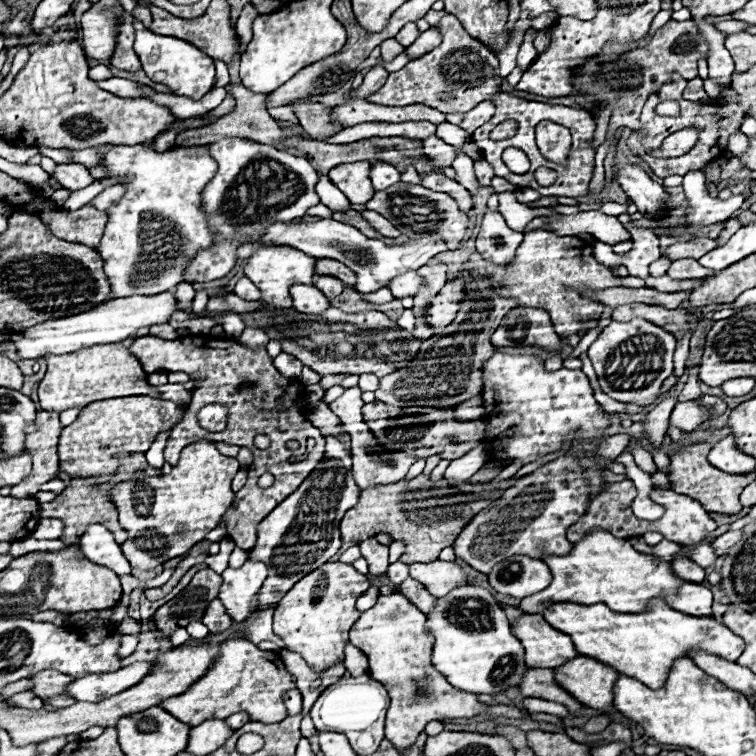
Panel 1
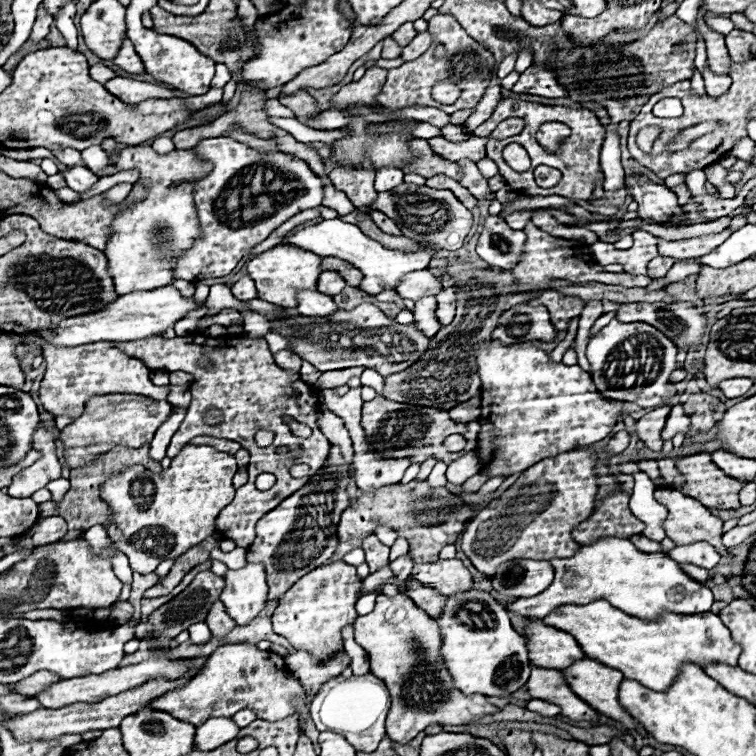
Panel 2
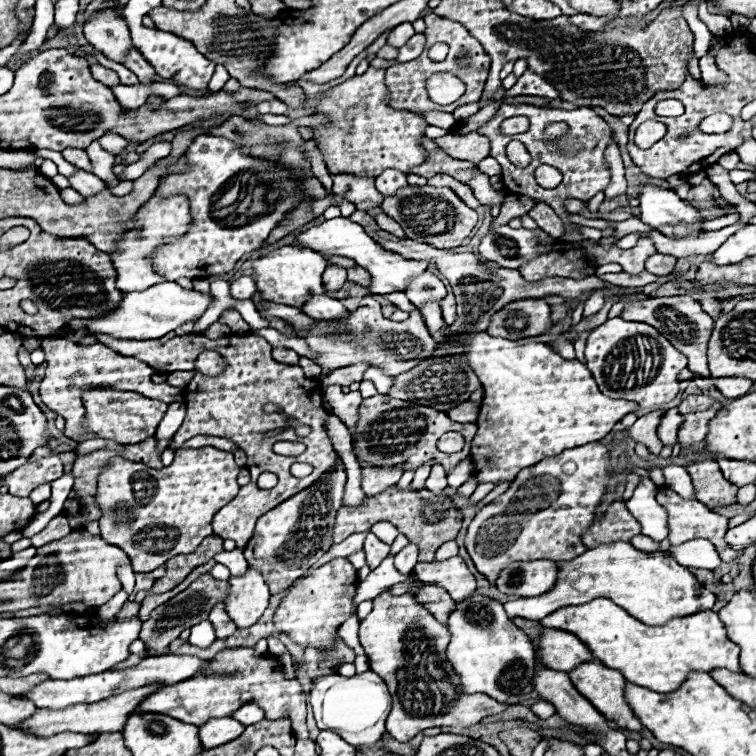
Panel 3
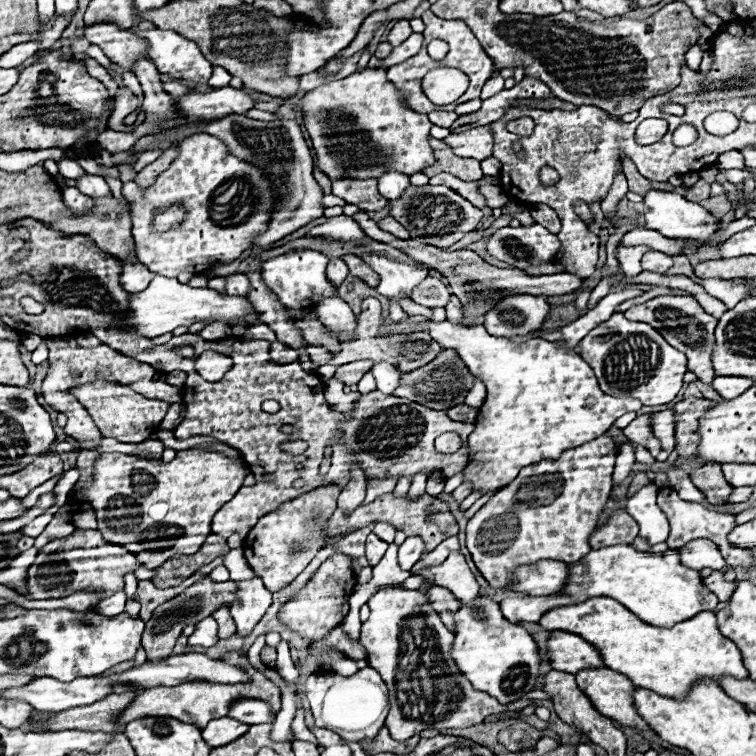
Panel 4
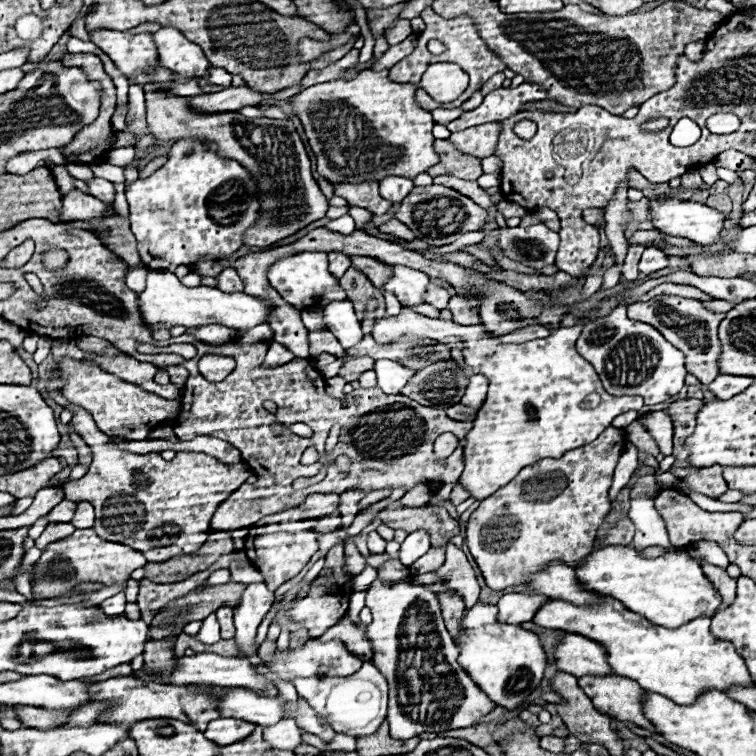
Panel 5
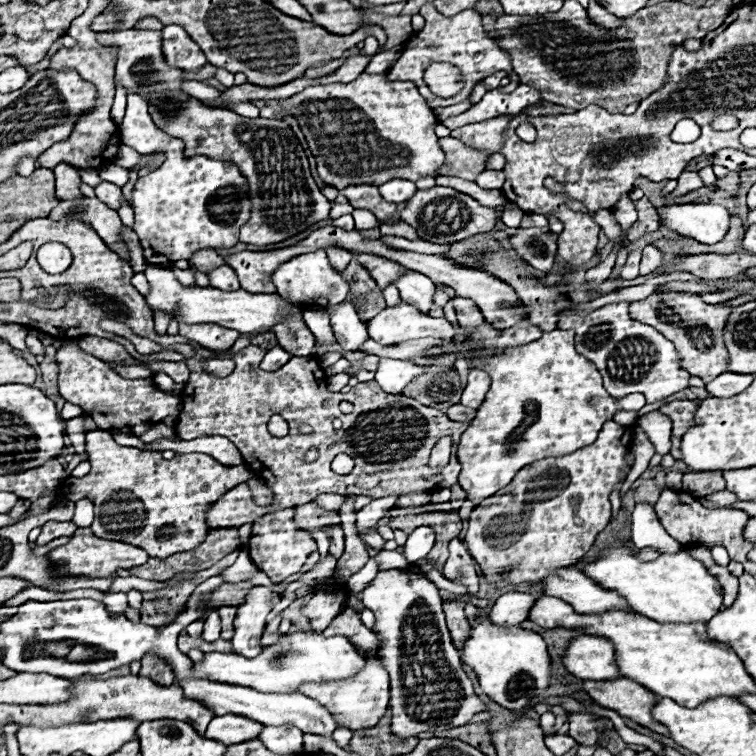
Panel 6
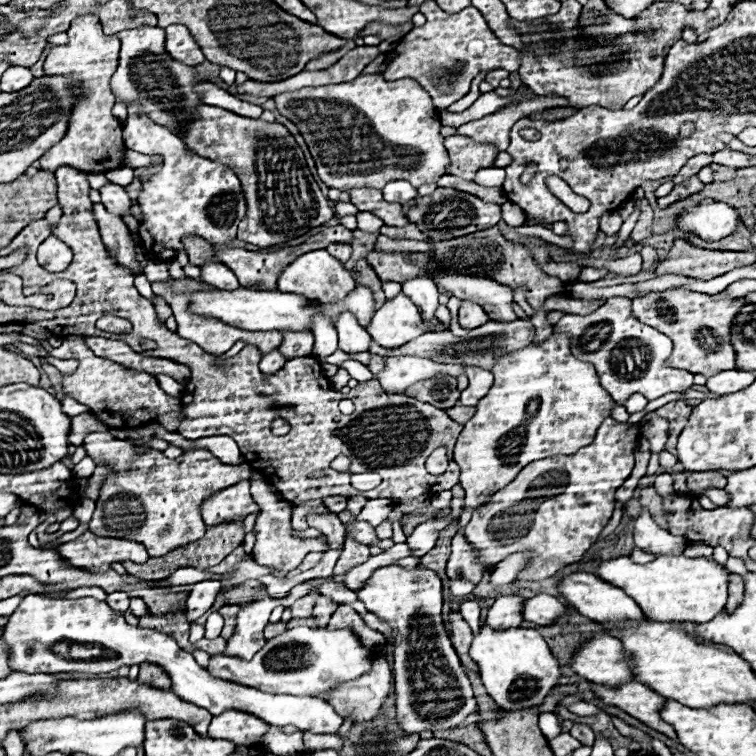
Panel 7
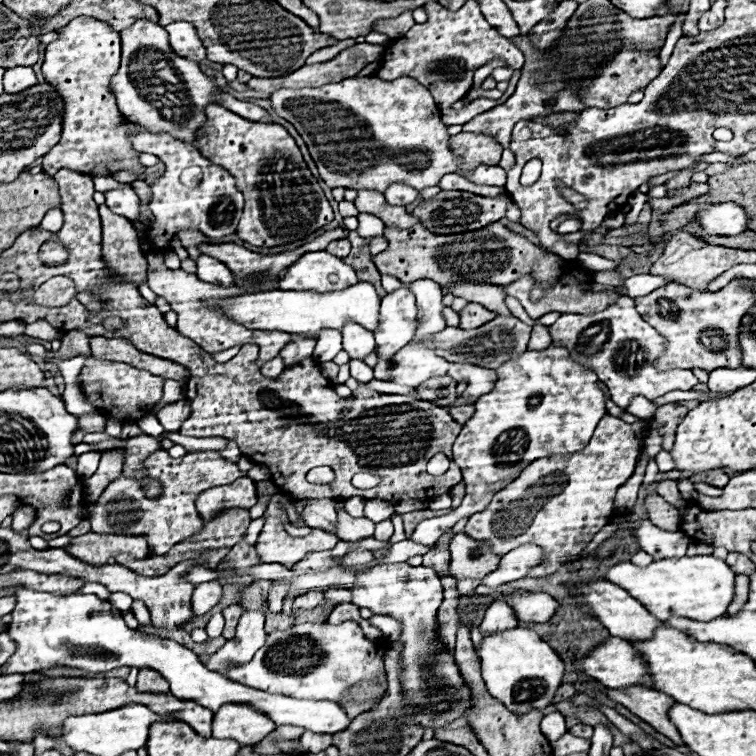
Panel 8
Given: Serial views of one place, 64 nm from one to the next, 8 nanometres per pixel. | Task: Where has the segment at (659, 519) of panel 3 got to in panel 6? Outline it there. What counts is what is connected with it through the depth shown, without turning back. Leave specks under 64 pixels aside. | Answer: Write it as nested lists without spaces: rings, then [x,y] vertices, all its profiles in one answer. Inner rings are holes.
[[[636,502],[632,512],[632,542],[636,550],[642,548],[656,548],[664,554],[674,554],[676,550],[682,550],[678,542],[674,542],[672,536],[666,534],[664,526],[656,518],[656,512],[646,502]]]

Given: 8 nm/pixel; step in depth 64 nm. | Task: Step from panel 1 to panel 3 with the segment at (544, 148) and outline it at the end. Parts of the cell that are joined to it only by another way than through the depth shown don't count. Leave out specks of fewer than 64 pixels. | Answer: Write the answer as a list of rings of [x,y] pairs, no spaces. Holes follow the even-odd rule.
[[[554,123],[550,124],[550,126],[546,126],[546,130],[544,130],[544,140],[546,142],[552,142],[554,138],[566,133],[568,127],[565,123]]]

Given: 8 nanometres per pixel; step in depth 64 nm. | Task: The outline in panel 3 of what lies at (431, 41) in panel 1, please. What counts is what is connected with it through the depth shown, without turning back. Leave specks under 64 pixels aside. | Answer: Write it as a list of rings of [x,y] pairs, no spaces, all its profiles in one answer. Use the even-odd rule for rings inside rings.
[[[414,34],[398,52],[398,62],[408,62],[412,58],[418,58],[422,54],[422,50],[426,48],[426,36],[424,34]]]

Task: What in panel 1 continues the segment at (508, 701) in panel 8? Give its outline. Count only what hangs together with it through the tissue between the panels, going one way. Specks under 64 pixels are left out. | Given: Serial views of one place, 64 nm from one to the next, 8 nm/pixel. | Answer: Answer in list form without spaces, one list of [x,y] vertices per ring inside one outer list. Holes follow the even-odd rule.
[[[472,584],[458,586],[442,596],[426,616],[426,630],[434,640],[432,664],[452,686],[474,694],[500,694],[520,684],[526,666],[524,650],[510,634],[510,622],[488,590]]]

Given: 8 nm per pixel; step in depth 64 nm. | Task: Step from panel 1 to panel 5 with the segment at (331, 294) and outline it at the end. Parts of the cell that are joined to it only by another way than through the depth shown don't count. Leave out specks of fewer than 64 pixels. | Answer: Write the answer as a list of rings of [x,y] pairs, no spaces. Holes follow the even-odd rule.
[[[330,252],[328,258],[330,258],[330,266],[328,266],[330,274],[340,280],[344,276],[344,272],[350,268],[350,258],[344,254],[336,254],[336,252]]]

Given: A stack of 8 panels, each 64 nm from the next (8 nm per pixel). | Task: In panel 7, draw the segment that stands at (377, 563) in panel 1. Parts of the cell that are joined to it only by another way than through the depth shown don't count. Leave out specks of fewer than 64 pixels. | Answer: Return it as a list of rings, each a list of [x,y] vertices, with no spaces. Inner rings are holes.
[[[360,520],[352,522],[352,530],[350,530],[348,534],[350,534],[352,538],[356,538],[356,542],[364,542],[364,544],[368,544],[368,546],[374,546],[374,544],[378,542],[376,532],[374,532],[374,528],[372,528],[368,522],[360,522]]]

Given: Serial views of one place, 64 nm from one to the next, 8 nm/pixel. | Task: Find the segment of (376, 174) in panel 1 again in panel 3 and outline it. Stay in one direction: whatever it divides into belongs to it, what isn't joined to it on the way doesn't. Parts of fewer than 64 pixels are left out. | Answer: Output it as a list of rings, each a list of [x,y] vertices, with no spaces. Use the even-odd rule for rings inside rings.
[[[384,170],[380,176],[376,176],[376,188],[380,194],[396,194],[400,186],[406,186],[406,174],[400,170]]]

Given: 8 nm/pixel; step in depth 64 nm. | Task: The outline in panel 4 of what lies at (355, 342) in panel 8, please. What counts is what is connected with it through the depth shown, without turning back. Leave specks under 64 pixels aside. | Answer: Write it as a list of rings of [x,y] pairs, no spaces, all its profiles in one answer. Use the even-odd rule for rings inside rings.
[[[336,296],[322,298],[310,310],[316,314],[316,318],[324,326],[328,326],[334,332],[338,332],[342,336],[342,340],[346,340],[346,342],[352,340],[354,328],[356,328],[356,320],[354,320],[354,312],[350,310],[350,306],[344,300],[336,298]]]

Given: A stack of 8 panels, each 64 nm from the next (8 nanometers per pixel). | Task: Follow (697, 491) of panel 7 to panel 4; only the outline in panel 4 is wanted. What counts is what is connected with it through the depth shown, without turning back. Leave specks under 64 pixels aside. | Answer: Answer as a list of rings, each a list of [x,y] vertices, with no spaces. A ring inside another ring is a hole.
[[[708,462],[700,468],[694,468],[690,470],[690,478],[710,504],[728,504],[728,496],[734,488],[728,486],[728,482],[724,480],[720,464]]]

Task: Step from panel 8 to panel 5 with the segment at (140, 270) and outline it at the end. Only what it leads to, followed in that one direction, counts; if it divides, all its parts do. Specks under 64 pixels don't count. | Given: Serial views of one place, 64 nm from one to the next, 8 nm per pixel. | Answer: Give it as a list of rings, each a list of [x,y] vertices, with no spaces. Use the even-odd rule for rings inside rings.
[[[70,190],[68,194],[64,194],[62,198],[62,214],[60,218],[64,220],[100,220],[106,214],[106,206],[94,198],[88,196],[80,190]]]

